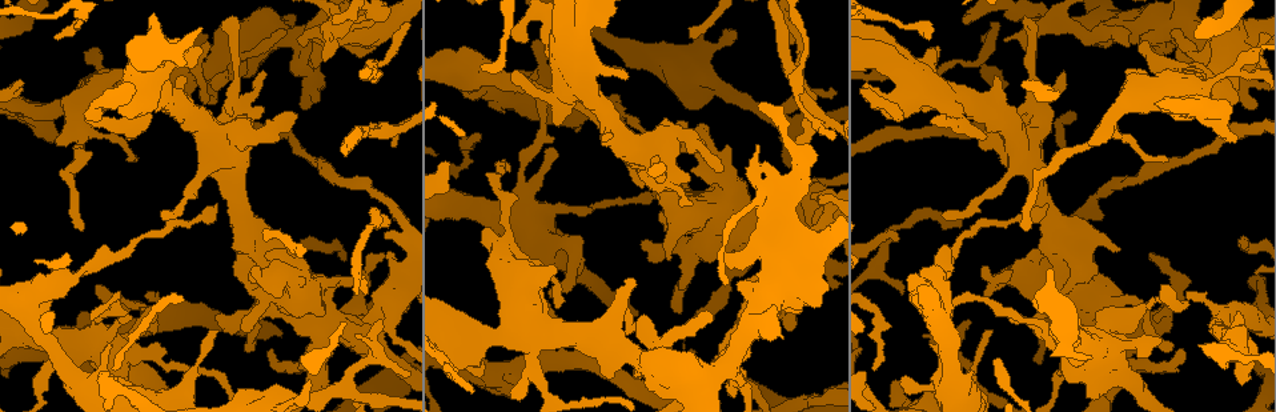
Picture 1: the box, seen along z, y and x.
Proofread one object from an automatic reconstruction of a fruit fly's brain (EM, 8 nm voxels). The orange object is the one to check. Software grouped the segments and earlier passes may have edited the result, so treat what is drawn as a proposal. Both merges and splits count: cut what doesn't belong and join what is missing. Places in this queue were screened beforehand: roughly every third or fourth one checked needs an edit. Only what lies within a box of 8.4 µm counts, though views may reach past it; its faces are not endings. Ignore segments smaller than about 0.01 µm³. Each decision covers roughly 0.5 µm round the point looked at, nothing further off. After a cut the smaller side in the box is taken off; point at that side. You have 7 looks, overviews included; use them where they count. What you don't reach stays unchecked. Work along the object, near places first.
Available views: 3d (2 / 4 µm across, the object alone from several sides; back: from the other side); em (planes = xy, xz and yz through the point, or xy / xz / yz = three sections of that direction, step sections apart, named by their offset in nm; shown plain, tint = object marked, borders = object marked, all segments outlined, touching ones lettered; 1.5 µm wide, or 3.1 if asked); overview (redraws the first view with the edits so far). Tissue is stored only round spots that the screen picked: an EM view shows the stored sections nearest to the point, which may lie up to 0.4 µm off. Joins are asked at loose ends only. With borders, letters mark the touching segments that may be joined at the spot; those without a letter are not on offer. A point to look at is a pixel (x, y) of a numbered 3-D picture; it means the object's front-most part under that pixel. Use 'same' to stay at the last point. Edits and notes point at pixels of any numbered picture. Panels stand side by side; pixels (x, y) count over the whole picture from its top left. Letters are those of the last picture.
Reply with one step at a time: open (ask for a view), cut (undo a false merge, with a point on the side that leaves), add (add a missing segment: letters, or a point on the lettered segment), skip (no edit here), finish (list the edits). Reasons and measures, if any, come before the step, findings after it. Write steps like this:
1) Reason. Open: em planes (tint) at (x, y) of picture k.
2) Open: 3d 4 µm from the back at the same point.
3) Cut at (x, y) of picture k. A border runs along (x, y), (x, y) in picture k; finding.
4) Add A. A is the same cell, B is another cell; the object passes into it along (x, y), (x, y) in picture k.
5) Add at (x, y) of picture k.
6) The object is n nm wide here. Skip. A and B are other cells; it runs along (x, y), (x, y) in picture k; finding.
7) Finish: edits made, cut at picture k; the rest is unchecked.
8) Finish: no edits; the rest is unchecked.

Open: 3d 2 µm at (930, 346) of picture 1.

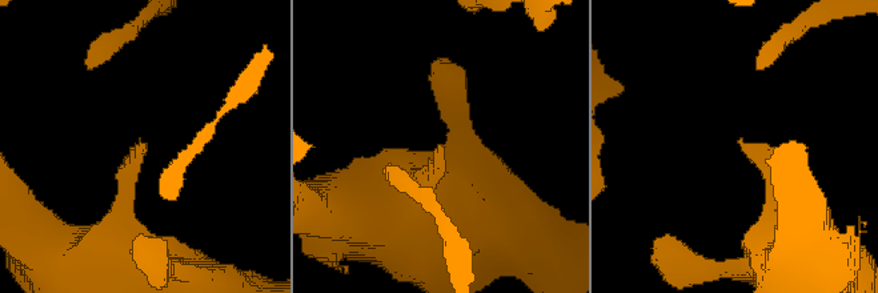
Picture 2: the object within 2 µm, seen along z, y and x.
Open: em planes (borders) at (444, 151) of picture 2.

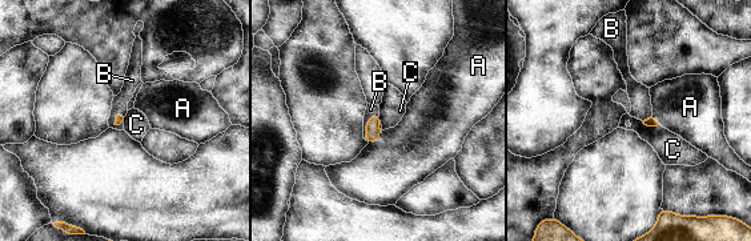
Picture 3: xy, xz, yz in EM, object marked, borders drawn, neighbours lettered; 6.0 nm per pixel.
Add B. B is the same cell, A and C are other cells; the object passes into it along (373, 132), (366, 125), (370, 109) in picture 3; the neuron continues.

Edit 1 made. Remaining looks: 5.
An open end. Open: 3d 2 µm at (641, 132) of picture 1.

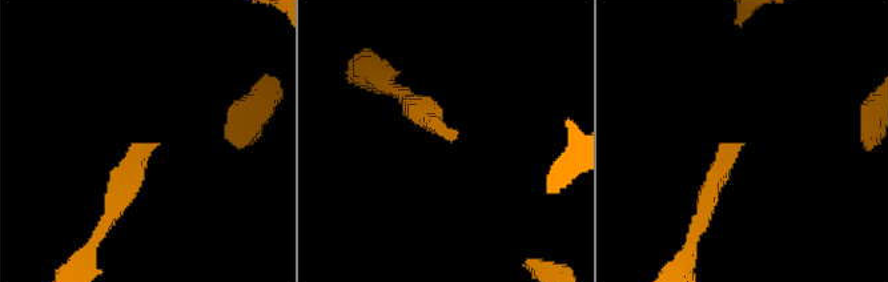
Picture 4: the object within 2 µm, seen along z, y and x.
Open: em yz step 8 (tint) at (148, 148) of picture 4.

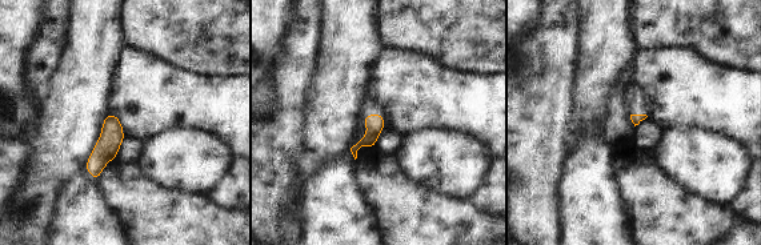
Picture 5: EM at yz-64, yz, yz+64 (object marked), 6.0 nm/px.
Cut it another way. Open: em planes (borders) at the same point.

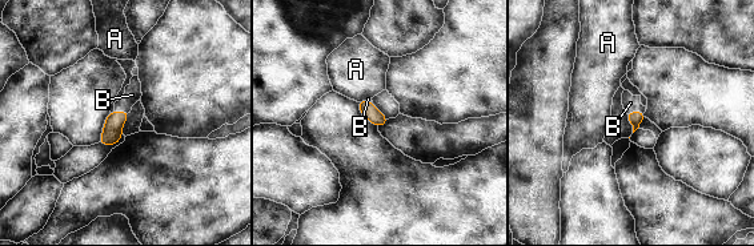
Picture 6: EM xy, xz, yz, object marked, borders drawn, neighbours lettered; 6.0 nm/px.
Add B. B is the same cell, A is another cell; the object passes into it along (634, 117), (634, 112), (630, 103) in picture 6; it goes on there.

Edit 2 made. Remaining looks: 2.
Open: overview.

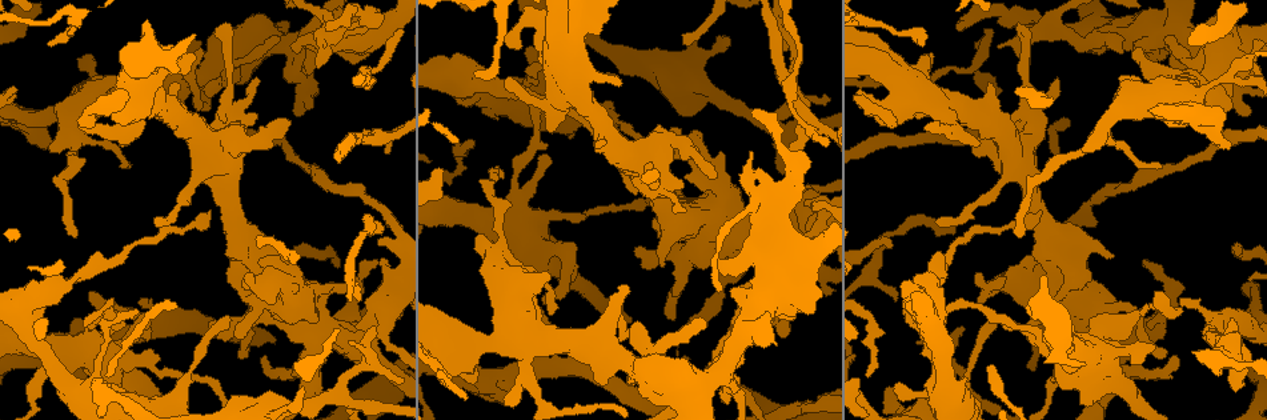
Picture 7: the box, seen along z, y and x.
Branch stops here. Open: em planes (borders) at (376, 233) of picture 7.

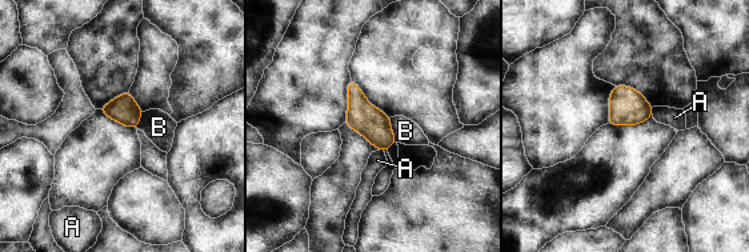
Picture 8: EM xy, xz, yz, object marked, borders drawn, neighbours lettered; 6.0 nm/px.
The object is 190 nm wide here. Skip. A and B are other cells; none of them fits.

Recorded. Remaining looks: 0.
Finish: edits made, add at picture 3, add at picture 6; the rest is unchecked.

